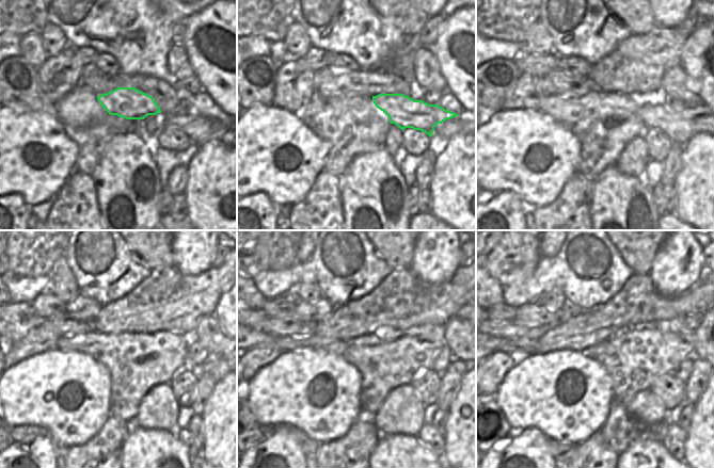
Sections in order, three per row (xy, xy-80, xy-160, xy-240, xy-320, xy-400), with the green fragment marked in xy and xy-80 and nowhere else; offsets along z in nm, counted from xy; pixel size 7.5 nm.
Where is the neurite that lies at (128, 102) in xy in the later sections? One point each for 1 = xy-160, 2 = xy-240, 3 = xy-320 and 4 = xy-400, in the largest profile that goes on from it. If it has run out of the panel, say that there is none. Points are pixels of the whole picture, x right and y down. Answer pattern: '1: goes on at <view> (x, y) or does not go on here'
1: goes on at xy-160 (679, 127)
2: goes on at xy-240 (215, 366)
3: does not go on here
4: does not go on here

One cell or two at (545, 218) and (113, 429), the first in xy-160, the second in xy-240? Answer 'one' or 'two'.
one

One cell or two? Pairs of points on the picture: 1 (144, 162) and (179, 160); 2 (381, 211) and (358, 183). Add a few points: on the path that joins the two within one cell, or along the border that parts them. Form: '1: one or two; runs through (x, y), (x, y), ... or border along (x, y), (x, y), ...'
1: two; border along (153, 159), (157, 165), (161, 186)
2: one; runs through (375, 205), (375, 200), (364, 190)

